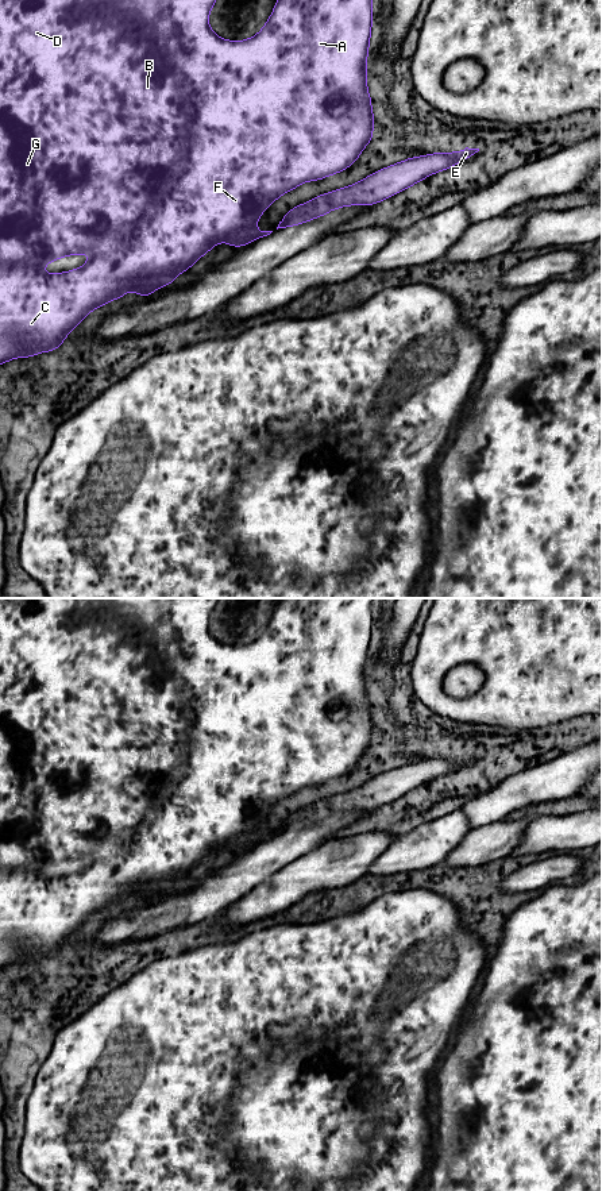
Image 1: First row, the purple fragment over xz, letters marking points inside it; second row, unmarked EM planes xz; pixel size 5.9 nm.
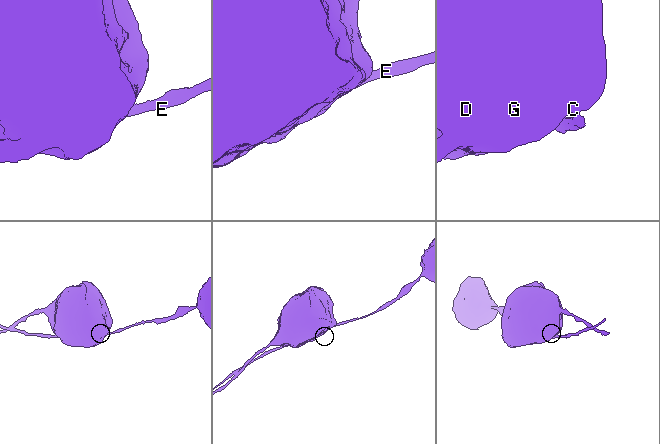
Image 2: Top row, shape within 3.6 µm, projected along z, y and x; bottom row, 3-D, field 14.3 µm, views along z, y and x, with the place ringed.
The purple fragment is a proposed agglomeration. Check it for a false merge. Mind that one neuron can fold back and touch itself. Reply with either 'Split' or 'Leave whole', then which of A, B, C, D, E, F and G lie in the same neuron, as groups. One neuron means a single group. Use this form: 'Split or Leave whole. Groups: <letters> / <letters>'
Split. Groups: A B C D F G / E

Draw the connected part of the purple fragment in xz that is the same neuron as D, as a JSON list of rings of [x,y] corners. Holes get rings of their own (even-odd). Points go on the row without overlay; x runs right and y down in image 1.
[[[0,598],[0,970],[13,963],[28,963],[39,957],[54,956],[62,951],[62,945],[93,914],[121,903],[134,895],[139,902],[153,899],[157,894],[174,889],[180,878],[188,876],[204,859],[219,847],[231,849],[246,845],[255,836],[255,829],[263,816],[275,805],[308,786],[323,785],[348,774],[373,744],[375,724],[373,721],[371,704],[367,695],[368,648],[371,643],[373,612],[375,598],[279,598],[273,618],[265,632],[252,643],[244,645],[228,645],[219,643],[208,628],[209,617],[220,598]],[[88,856],[89,866],[66,878],[45,879],[42,872],[67,860],[80,860]]]

